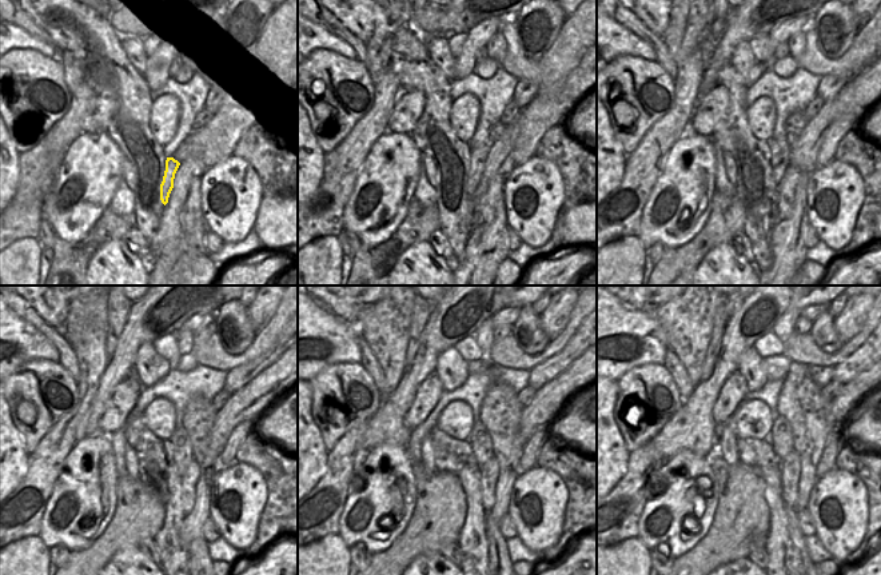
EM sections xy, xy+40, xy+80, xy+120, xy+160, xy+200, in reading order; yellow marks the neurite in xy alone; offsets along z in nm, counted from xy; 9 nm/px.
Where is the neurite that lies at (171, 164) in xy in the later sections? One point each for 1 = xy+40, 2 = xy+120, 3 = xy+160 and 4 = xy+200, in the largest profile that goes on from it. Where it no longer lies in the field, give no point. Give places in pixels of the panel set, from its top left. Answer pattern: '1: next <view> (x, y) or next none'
1: next xy+40 (478, 156)
2: next xy+120 (183, 452)
3: next xy+160 (481, 440)
4: next xy+200 (781, 436)

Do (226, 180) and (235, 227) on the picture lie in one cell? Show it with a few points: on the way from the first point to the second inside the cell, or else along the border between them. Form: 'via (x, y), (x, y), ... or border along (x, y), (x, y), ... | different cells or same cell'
via (232, 192), (232, 215) | same cell

